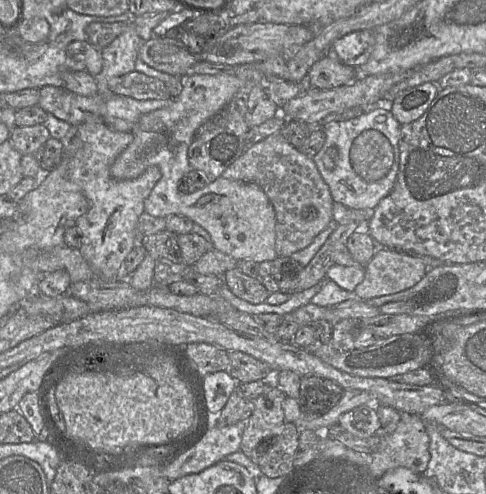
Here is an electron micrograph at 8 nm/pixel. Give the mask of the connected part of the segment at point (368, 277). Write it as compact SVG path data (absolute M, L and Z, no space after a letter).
M379 247L364 266L363 281L354 290L362 300L395 294L416 285L427 273L422 257Z

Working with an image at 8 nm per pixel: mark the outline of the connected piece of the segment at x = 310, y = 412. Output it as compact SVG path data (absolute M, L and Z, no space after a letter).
M315 375L302 376L298 401L303 420L313 420L327 413L341 400L343 392L330 379Z

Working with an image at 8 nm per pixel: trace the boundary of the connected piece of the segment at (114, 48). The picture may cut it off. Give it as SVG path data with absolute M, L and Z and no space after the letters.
M131 18L127 28L109 45L101 49L103 68L94 77L98 89L97 95L116 95L110 92L109 81L112 78L135 71L135 61L142 42L143 40L137 34Z

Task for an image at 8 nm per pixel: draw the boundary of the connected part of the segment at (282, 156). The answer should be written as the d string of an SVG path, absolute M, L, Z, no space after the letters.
M275 133L245 150L221 175L255 183L266 193L276 216L277 257L290 257L309 246L333 219L334 200L314 160Z

